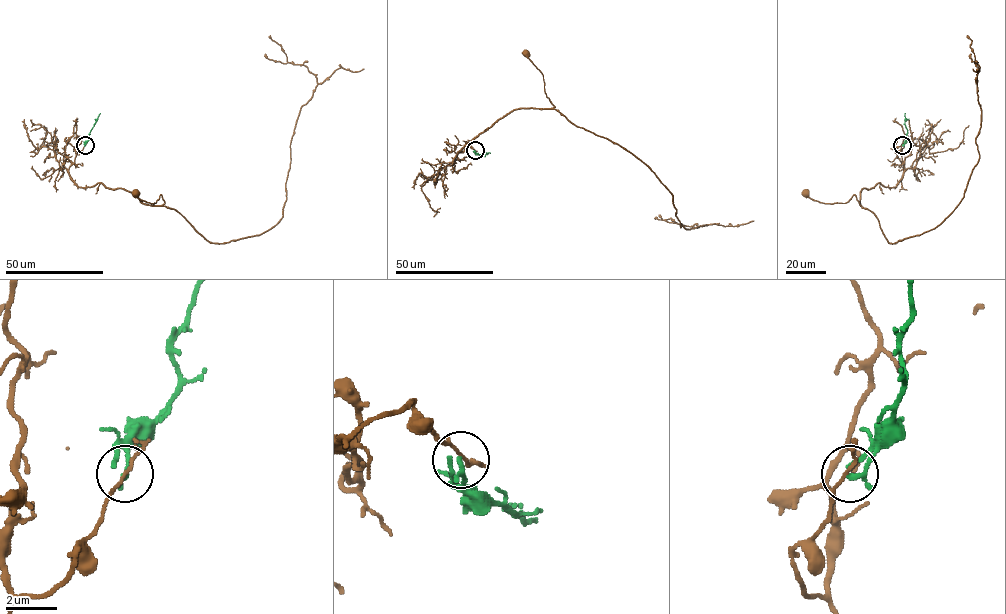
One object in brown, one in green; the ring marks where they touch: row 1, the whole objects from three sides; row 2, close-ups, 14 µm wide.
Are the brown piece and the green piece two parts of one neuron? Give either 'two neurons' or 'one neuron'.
two neurons

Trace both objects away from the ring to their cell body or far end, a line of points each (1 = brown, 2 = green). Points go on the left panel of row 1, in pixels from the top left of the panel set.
1: (85, 145), (68, 169), (79, 187), (102, 183), (143, 203), (164, 204), (161, 195), (152, 204), (136, 194)
2: (85, 145), (100, 113)

